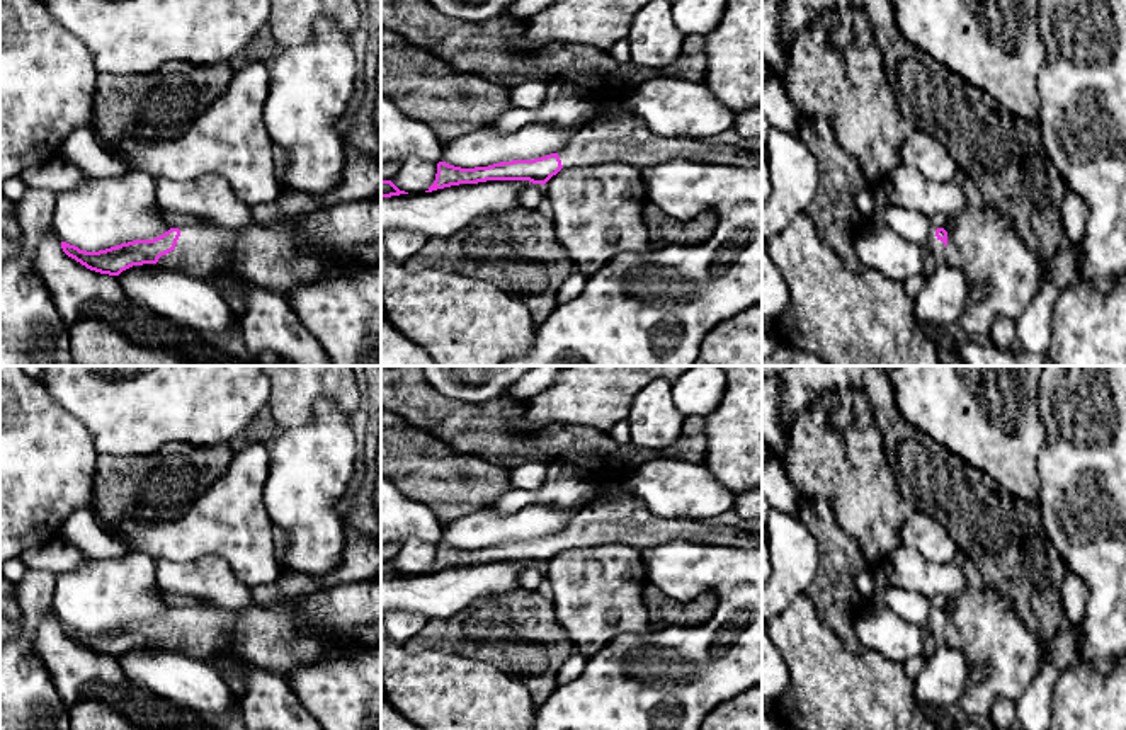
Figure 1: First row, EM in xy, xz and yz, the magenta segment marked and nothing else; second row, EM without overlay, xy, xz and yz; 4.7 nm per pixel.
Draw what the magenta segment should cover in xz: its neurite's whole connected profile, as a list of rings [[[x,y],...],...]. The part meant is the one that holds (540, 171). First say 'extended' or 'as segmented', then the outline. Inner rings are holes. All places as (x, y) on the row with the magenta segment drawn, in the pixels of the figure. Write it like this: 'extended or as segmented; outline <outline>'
extended; outline [[[600,117],[578,129],[558,153],[534,160],[500,162],[488,167],[461,168],[437,163],[434,184],[425,191],[478,184],[486,180],[529,180],[546,184],[561,168],[604,162],[629,163],[640,170],[668,160],[725,163],[731,167],[762,167],[762,150],[747,150],[726,143],[653,134],[640,117]]]

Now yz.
extended; outline [[[932,226],[927,242],[922,245],[925,276],[930,276],[944,262],[946,245],[947,231]]]

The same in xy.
extended; outline [[[381,201],[338,202],[306,216],[293,216],[274,223],[252,223],[240,233],[206,225],[170,228],[153,240],[134,240],[99,252],[80,250],[61,242],[63,252],[90,271],[119,276],[133,265],[160,264],[201,276],[206,269],[223,262],[228,245],[235,245],[236,271],[255,286],[281,291],[289,281],[313,281],[327,265],[344,267],[381,262]]]

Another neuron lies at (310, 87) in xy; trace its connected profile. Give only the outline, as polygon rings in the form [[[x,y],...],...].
[[[318,19],[303,46],[277,49],[269,63],[264,121],[274,145],[287,155],[287,182],[281,189],[321,196],[342,184],[347,150],[335,124],[355,92],[357,60],[350,34],[330,19]]]

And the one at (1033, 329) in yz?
[[[1066,191],[1060,221],[1063,240],[1053,257],[1048,279],[1029,308],[1015,320],[1015,337],[1022,349],[1032,354],[1048,354],[1053,340],[1053,311],[1058,298],[1077,277],[1075,247],[1080,243],[1087,225],[1087,206],[1073,191]]]

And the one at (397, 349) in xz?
[[[381,315],[381,366],[437,366],[430,354]]]

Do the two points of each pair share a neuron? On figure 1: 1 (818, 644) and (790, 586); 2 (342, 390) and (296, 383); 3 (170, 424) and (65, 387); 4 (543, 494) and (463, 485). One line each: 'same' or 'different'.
1: different
2: same
3: same
4: different

